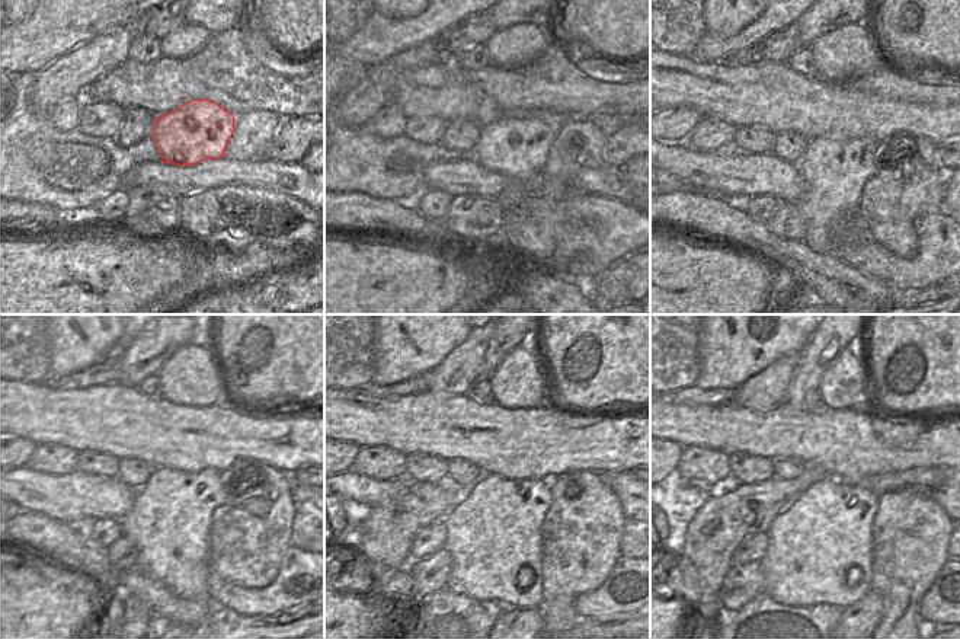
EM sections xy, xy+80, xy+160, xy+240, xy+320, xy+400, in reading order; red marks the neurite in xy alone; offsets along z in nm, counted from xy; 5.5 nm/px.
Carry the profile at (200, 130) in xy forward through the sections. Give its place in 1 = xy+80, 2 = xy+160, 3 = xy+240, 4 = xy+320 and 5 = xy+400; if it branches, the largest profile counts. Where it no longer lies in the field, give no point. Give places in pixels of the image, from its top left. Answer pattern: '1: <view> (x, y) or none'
1: xy+80 (517, 147)
2: xy+160 (835, 171)
3: xy+240 (169, 523)
4: xy+320 (495, 536)
5: xy+400 (819, 553)

